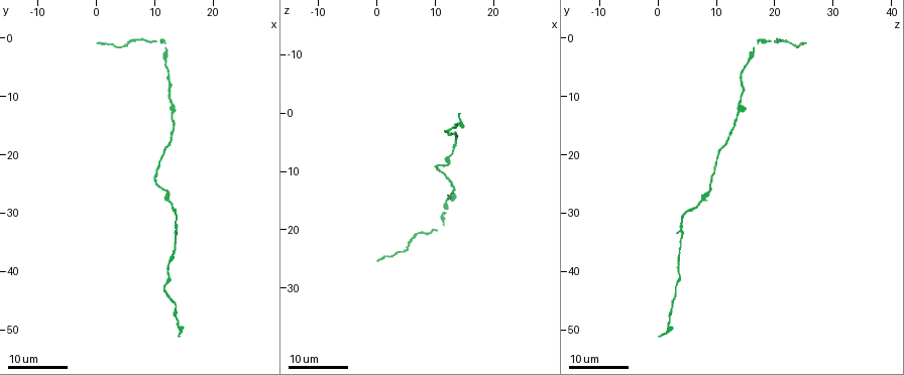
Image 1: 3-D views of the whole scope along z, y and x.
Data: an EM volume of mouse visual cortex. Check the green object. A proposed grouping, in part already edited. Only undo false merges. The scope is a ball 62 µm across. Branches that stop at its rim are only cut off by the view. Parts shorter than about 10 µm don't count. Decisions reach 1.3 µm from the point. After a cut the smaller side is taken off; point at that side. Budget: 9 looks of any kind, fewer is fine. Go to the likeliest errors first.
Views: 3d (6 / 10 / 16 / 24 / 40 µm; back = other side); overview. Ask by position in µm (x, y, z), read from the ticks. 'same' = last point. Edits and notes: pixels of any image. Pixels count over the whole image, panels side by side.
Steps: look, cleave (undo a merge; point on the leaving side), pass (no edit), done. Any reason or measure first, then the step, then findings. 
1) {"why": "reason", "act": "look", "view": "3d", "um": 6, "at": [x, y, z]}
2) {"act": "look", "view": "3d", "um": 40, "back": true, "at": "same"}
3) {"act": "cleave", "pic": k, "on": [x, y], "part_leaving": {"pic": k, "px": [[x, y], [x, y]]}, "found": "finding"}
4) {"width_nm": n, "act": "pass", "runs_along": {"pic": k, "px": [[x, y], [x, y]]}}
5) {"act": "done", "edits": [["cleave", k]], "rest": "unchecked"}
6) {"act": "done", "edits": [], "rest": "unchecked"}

{"why": "small branch off a trunk", "act": "look", "view": "3d", "um": 24, "at": [13.5, 34.0, 4.0]}

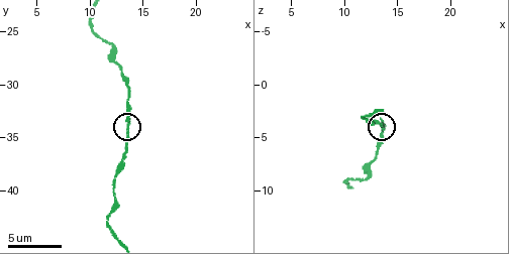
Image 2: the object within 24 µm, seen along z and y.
{"act": "look", "view": "3d", "um": 10, "at": [13.6, 34.0, 4.2]}

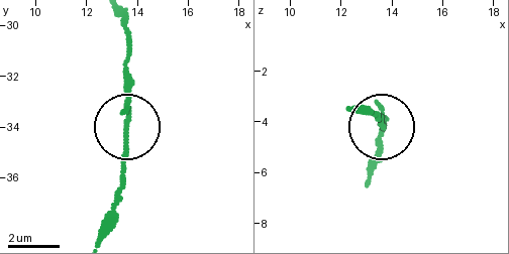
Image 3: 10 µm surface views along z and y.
{"act": "pass", "runs_along": {"pic": 3, "px": [[122, 20], [129, 40], [129, 124], [122, 201]]}, "found": "one cell here"}

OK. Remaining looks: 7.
{"act": "look", "view": "3d", "um": 16, "at": [12.0, 26.4, 9.0]}

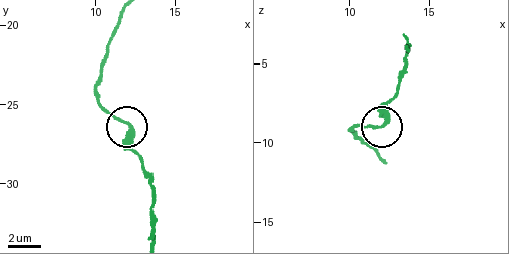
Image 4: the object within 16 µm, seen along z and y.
{"why": "zoom in", "act": "look", "view": "3d", "um": 6, "at": [11.9, 26.2, 8.9]}

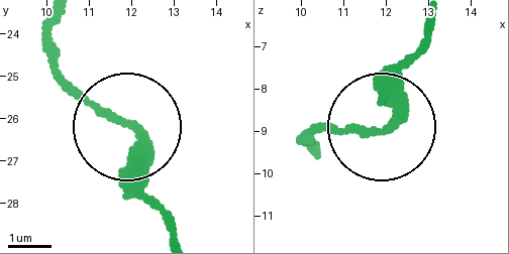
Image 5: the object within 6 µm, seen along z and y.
{"width_nm": 260, "act": "pass", "found": "all the same cell"}

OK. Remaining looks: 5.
{"act": "look", "view": "3d", "um": 16, "at": [11.0, 0.5, 17.0]}

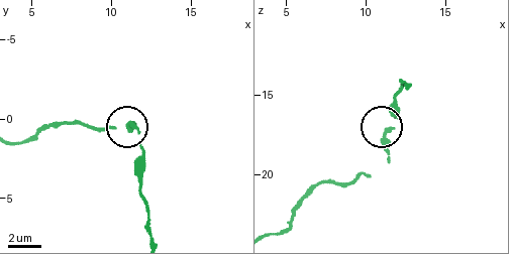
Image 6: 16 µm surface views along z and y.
{"act": "look", "view": "3d", "um": 10, "at": [11.5, 0.8, 17.2]}

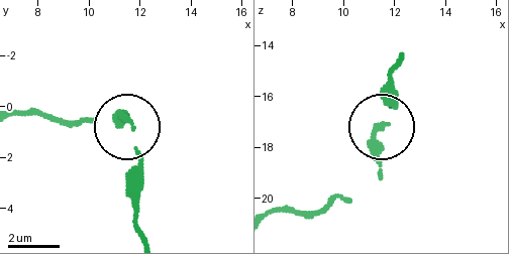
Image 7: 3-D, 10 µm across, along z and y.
{"act": "pass", "found": "one cell here"}

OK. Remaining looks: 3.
{"act": "look", "view": "3d", "um": 24, "at": [12.5, 10.5, 14.0]}

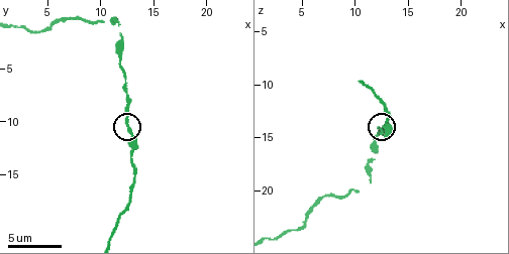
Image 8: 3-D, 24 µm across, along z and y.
{"act": "look", "view": "3d", "um": 6, "at": "same"}

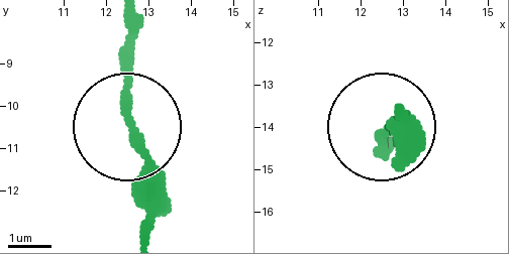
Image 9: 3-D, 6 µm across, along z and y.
{"act": "pass", "runs_along": {"pic": 9, "px": [[144, 229], [134, 23]]}, "found": "one cell here"}

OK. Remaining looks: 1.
{"act": "done", "edits": [], "rest": "unchecked"}

